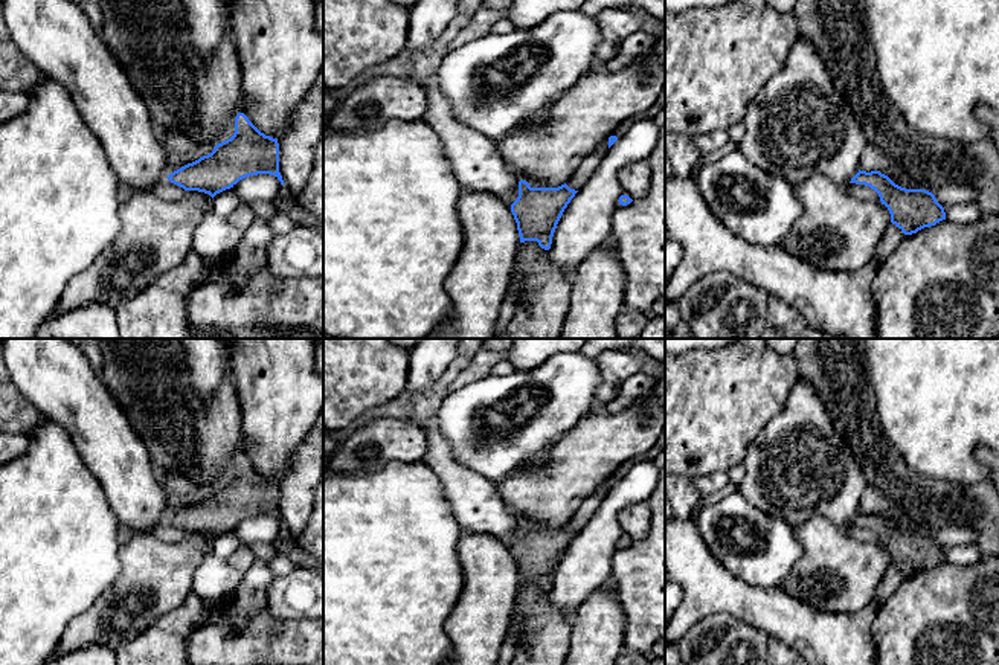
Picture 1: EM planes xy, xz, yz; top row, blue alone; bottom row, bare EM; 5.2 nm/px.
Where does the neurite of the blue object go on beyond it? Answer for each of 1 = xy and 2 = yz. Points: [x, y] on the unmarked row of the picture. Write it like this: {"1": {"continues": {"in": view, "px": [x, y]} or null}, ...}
{"1": {"continues": null}, "2": {"continues": null}}

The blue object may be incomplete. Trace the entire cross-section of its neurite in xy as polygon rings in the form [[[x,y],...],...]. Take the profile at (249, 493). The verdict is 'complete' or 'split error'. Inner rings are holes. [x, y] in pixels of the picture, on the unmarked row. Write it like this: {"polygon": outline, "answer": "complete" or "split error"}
{"polygon": [[[238,455],[230,480],[215,487],[210,496],[171,514],[168,522],[185,532],[204,534],[214,540],[258,516],[275,517],[285,526],[279,514],[279,485],[261,474],[244,455]]], "answer": "complete"}

